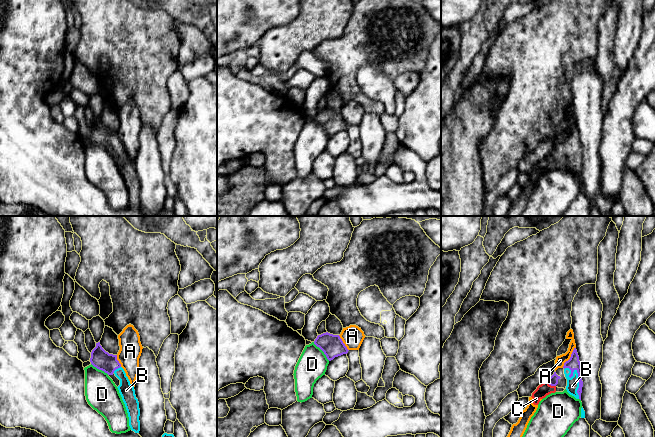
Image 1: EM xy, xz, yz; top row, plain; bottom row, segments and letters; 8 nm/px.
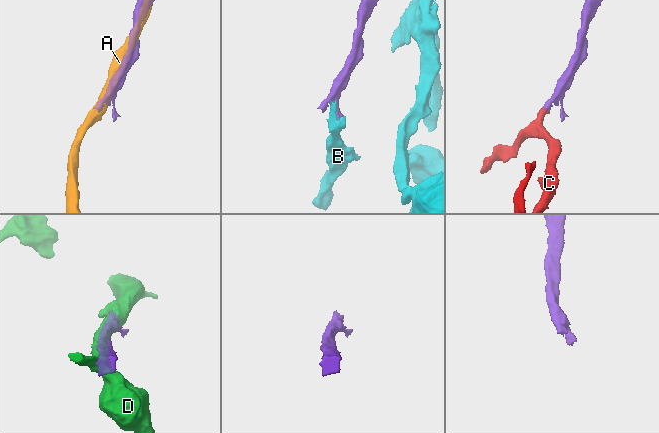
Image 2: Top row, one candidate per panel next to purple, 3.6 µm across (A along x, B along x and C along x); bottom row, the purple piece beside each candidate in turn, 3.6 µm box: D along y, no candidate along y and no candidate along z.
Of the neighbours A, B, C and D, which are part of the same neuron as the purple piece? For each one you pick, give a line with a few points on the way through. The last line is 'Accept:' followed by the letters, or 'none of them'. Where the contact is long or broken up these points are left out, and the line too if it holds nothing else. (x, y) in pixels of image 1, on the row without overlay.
B: runs through yz (573, 139), (573, 144), (578, 154), (572, 162)
C: runs through yz (553, 156), (550, 160), (544, 165)
Accept: B, C

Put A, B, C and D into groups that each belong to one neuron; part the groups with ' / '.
A / B C / D

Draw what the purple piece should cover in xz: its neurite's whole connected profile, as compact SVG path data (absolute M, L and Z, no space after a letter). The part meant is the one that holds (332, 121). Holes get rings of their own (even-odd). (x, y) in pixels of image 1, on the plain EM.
M328 108L318 111L314 120L324 128L329 137L349 127L339 111Z

